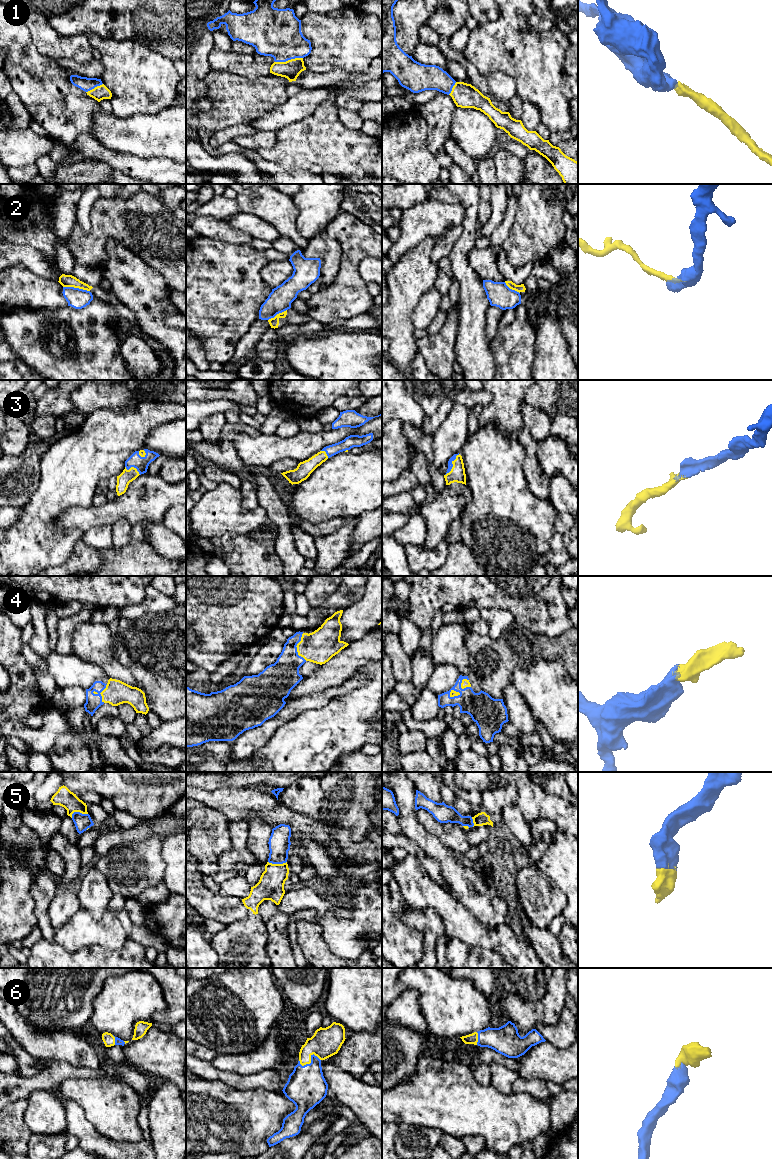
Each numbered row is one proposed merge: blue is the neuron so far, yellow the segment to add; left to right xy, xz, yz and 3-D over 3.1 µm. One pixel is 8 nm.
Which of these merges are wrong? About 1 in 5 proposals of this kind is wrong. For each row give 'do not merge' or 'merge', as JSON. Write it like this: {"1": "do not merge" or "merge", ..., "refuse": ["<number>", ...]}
{"1": "merge", "2": "do not merge", "3": "merge", "4": "merge", "5": "merge", "6": "merge", "refuse": ["2"]}

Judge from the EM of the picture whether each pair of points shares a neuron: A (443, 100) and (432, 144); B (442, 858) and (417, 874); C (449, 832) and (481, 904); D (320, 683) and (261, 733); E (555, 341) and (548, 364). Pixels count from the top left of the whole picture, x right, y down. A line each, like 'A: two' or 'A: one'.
A: one
B: two
C: two
D: two
E: one

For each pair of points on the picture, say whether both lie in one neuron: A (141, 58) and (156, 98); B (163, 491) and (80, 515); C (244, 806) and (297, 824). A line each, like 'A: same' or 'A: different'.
A: same
B: same
C: same

